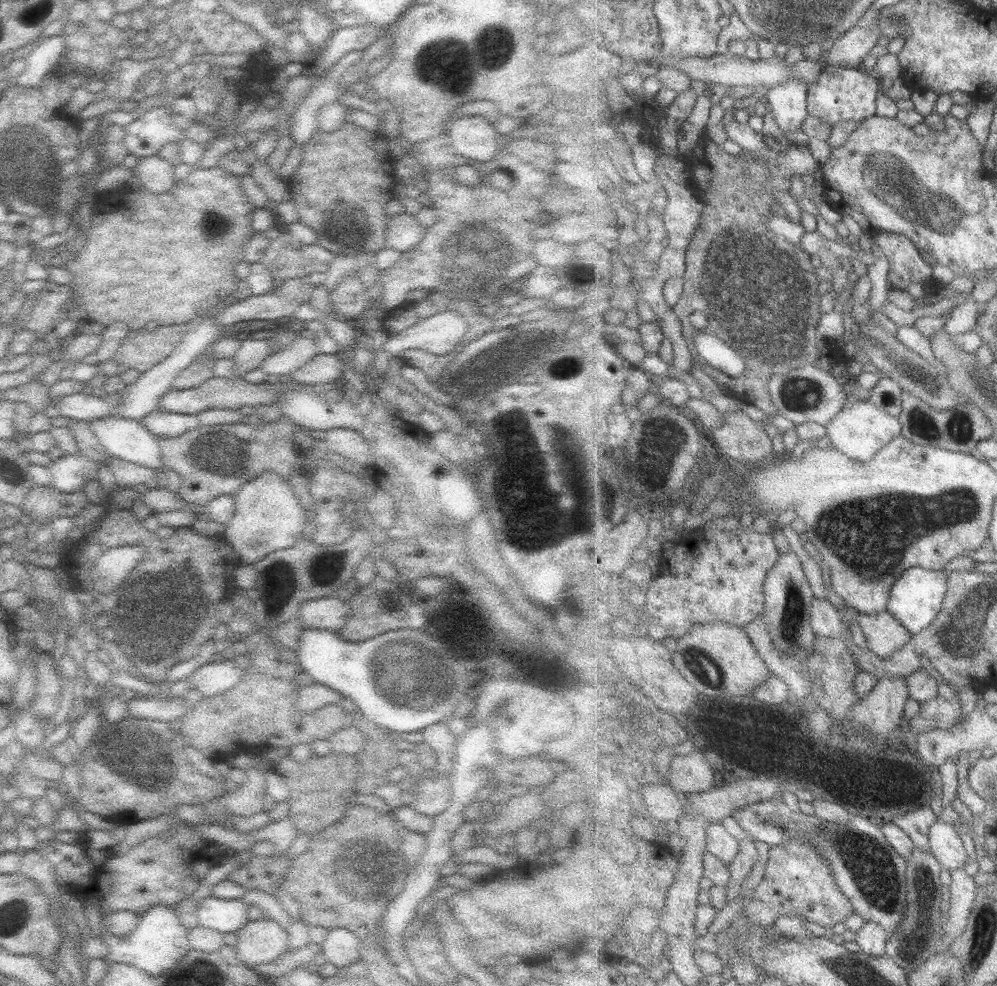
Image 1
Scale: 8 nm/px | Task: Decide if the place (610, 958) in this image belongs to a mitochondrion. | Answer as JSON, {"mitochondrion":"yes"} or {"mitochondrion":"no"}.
{"mitochondrion":"no"}

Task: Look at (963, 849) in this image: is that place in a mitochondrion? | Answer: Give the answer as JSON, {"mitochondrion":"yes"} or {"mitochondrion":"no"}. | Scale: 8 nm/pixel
{"mitochondrion":"no"}

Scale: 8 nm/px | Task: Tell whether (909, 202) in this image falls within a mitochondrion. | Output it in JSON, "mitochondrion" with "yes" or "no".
{"mitochondrion":"yes"}

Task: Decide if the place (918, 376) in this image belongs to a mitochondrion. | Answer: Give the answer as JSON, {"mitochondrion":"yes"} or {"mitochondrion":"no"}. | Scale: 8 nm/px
{"mitochondrion":"yes"}

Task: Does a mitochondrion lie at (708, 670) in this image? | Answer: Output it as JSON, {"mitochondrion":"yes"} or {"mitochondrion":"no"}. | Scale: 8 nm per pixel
{"mitochondrion":"yes"}

